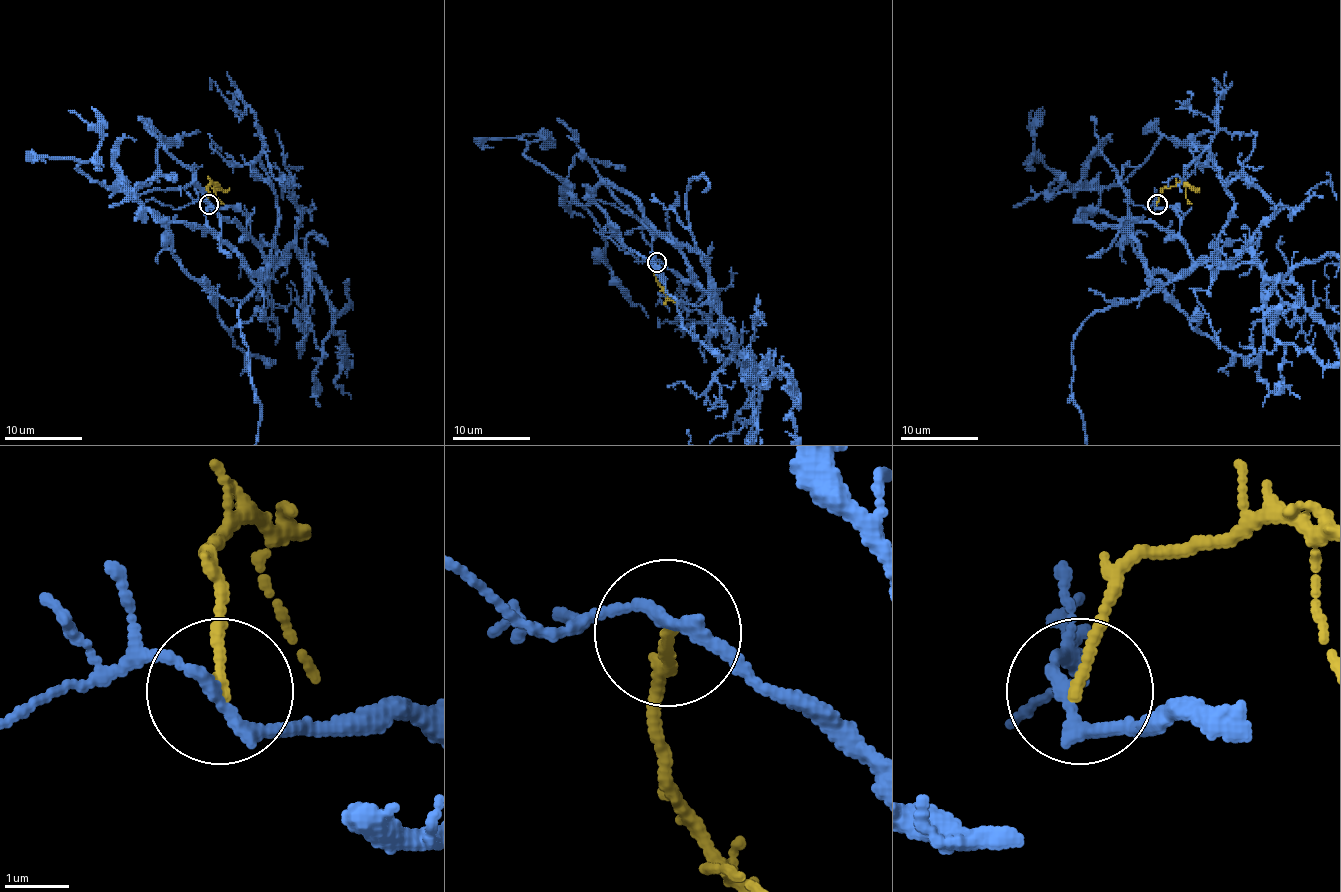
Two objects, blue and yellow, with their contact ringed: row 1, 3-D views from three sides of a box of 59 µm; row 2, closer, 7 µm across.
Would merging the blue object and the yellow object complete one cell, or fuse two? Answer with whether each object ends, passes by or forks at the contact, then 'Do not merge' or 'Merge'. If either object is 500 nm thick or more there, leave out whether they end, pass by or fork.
At the ring blue passes by. At the ring yellow ends. Merge

